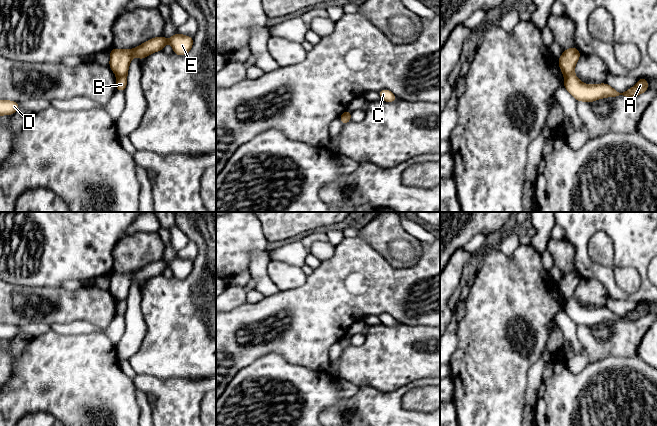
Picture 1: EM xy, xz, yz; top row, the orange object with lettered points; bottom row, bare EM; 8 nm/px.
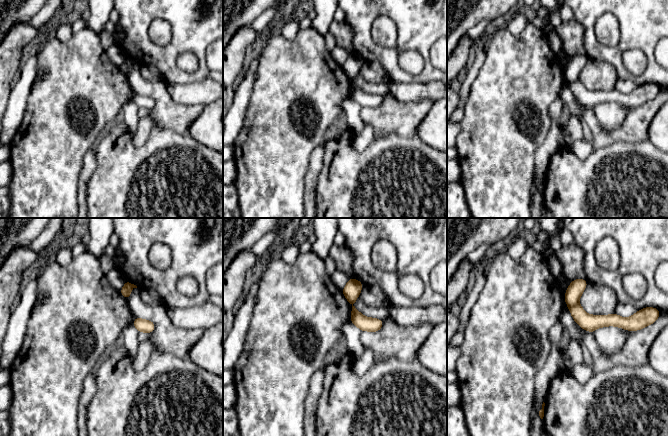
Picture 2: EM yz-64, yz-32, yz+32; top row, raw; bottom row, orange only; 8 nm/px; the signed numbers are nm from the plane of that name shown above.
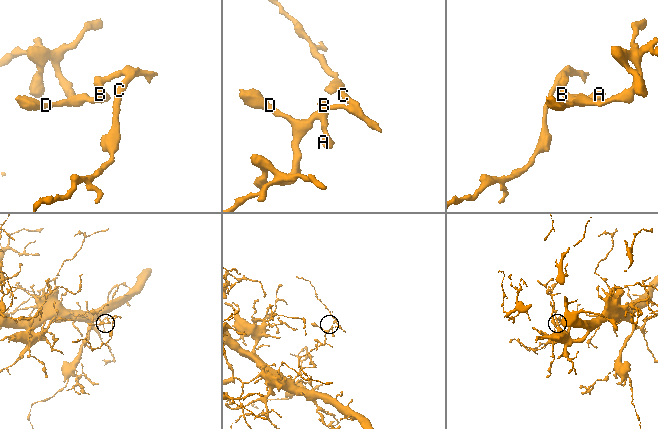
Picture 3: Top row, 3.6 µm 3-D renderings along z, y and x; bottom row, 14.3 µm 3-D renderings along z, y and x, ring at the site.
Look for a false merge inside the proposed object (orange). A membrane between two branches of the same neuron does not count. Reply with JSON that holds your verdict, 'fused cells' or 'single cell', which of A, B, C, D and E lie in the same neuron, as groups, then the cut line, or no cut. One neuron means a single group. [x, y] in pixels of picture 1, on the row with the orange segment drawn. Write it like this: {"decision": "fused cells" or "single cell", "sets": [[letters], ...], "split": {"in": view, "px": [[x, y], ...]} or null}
{"decision": "fused cells", "sets": [["A", "B", "D"], ["C", "E"]], "split": {"in": "xy", "px": [[126, 75], [117, 76]]}}

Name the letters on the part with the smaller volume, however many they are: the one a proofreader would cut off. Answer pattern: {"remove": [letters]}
{"remove": ["C", "E"]}

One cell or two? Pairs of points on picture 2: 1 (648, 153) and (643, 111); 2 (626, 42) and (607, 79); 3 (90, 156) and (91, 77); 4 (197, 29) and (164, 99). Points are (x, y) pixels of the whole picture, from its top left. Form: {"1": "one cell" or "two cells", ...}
{"1": "two cells", "2": "two cells", "3": "two cells", "4": "two cells"}

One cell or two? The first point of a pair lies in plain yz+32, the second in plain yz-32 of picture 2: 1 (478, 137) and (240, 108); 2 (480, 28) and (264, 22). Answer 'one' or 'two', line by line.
1: two
2: one

